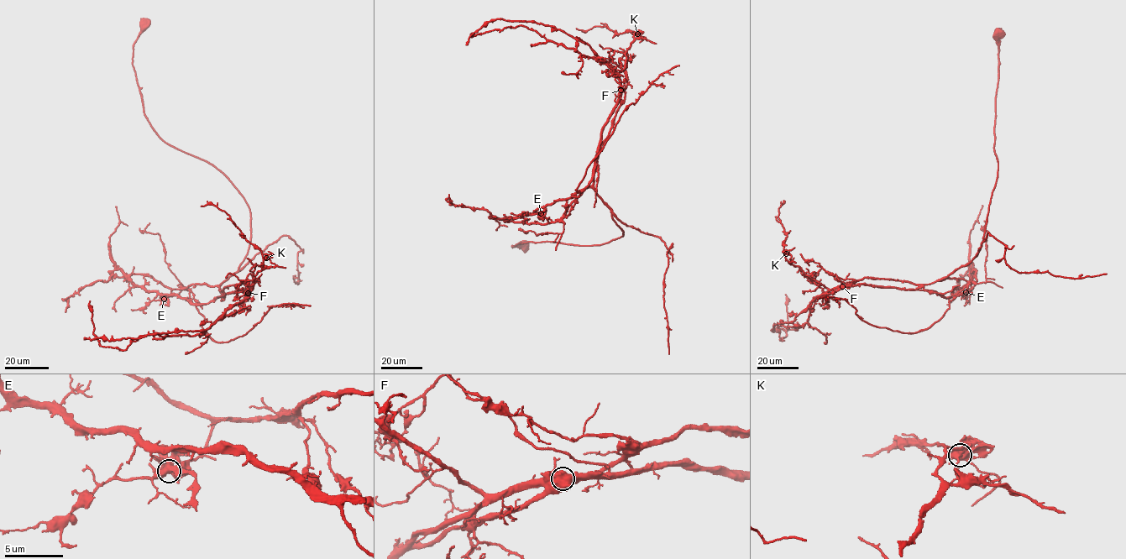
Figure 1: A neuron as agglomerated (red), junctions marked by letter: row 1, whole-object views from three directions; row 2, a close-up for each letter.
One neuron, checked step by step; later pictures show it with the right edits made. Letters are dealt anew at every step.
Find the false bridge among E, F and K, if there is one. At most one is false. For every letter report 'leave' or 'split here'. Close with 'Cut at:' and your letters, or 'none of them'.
E: leave
F: split here
K: leave
Cut at: F

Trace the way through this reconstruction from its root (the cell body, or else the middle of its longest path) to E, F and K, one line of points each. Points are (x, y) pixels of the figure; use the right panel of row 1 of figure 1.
E: (998, 33), (994, 128), (998, 170), (985, 232), (978, 253), (940, 280), (959, 278), (975, 284), (966, 292)
F: (998, 33), (998, 78), (994, 128), (997, 177), (978, 253), (945, 278), (929, 284), (864, 278), (842, 286)
K: (998, 33), (994, 128), (997, 177), (978, 253), (929, 284), (864, 278), (829, 289), (791, 264), (786, 253)

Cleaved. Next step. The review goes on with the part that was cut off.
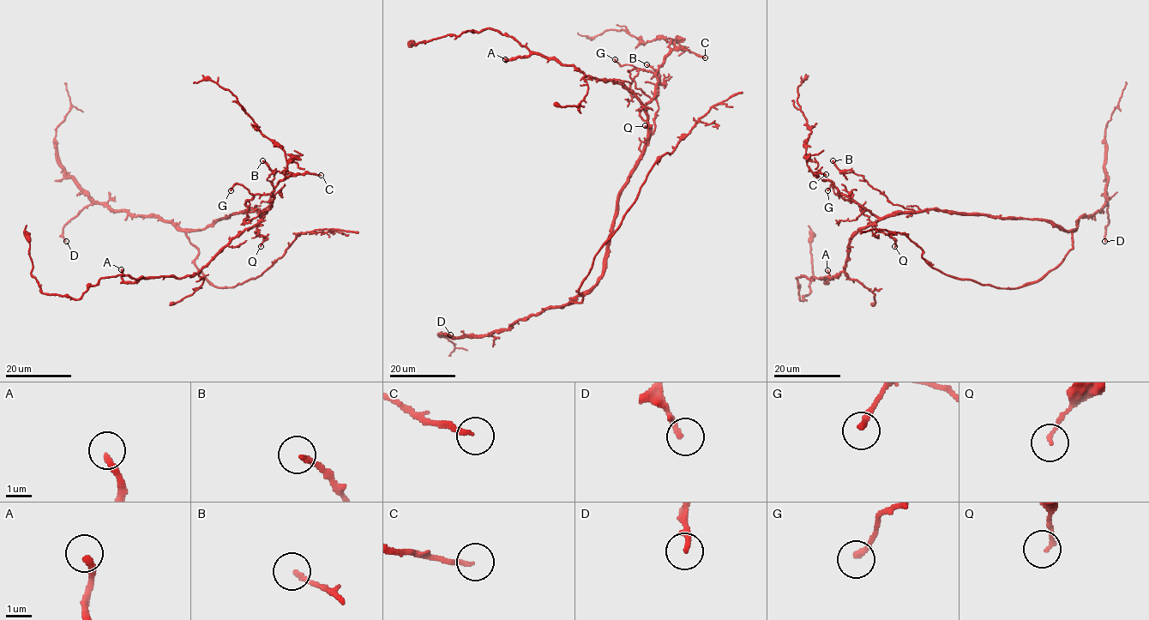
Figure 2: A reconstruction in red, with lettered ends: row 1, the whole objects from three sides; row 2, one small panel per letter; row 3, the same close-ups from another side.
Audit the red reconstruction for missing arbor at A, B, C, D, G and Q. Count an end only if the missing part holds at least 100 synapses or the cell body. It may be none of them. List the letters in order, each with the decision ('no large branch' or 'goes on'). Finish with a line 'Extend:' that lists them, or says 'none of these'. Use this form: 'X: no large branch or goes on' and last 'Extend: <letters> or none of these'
A: no large branch
B: no large branch
C: no large branch
D: goes on
G: no large branch
Q: no large branch
Extend: D

